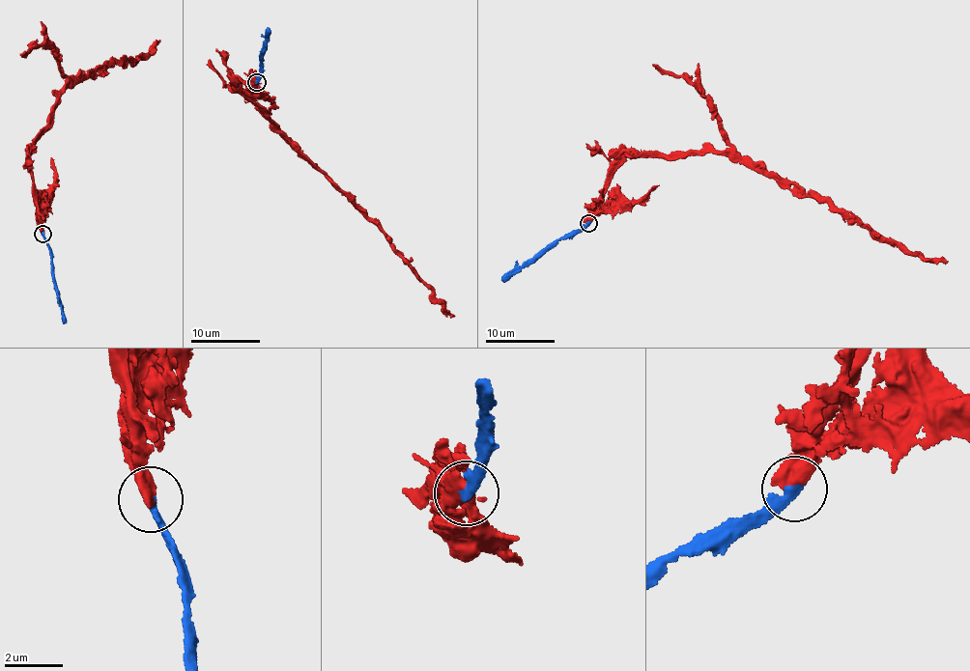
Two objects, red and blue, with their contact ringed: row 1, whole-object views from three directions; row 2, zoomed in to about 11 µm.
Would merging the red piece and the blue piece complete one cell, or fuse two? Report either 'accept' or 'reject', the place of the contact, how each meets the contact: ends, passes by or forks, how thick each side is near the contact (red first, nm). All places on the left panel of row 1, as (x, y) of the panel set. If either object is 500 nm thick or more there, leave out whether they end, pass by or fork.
accept; place (42, 234); calibres 600 and 360 nm

